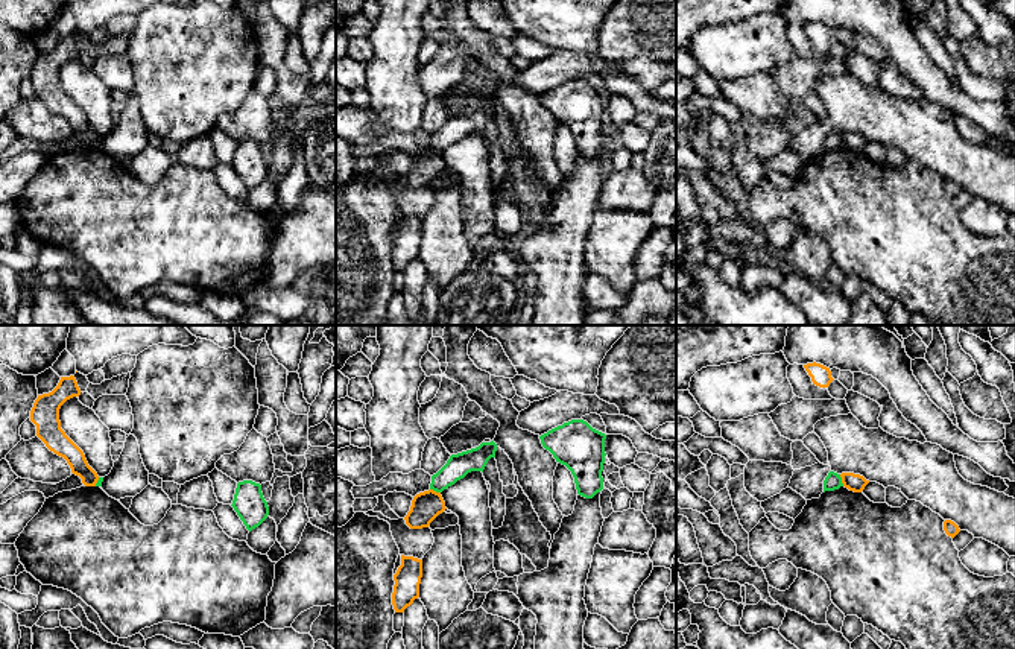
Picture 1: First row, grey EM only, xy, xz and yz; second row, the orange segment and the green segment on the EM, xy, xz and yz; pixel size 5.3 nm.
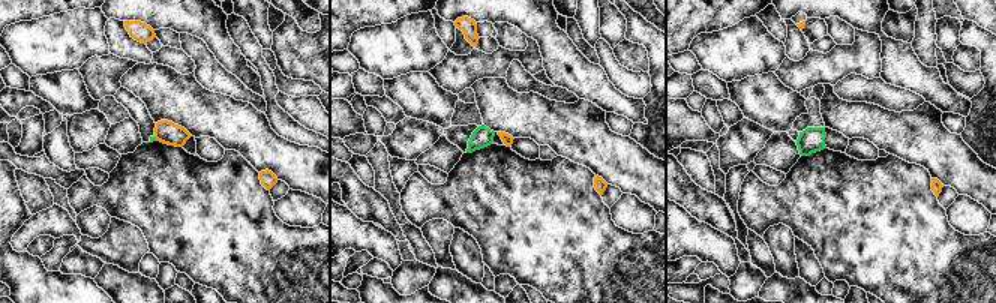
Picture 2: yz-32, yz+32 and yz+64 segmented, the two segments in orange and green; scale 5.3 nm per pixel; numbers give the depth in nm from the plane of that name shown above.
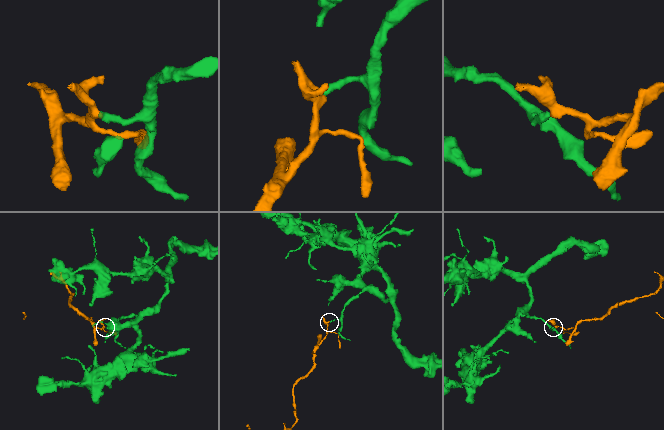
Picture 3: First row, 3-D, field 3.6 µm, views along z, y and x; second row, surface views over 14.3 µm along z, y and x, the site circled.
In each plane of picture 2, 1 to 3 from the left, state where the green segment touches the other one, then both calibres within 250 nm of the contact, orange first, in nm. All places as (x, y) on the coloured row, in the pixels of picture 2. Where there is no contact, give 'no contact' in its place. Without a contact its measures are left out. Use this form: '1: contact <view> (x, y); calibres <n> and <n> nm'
1: contact yz-32 (155, 137); calibres 120 and 30 nm
2: no contact
3: no contact

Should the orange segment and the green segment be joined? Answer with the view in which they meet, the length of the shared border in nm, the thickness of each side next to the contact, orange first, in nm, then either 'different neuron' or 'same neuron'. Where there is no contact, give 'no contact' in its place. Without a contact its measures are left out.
contact in yz; length 70 nm; calibres 100 and 90 nm; different neuron

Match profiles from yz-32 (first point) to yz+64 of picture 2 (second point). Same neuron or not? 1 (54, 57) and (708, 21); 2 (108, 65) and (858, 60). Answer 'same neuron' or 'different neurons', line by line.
1: different neurons
2: same neuron

